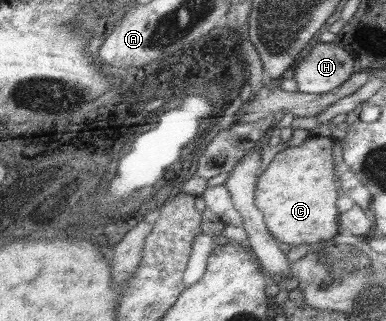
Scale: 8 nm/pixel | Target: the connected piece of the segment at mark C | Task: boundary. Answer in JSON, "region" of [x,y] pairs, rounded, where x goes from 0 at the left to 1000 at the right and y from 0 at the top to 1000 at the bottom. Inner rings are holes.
{"region":[[[803,424],[777,455],[741,458],[715,477],[689,526],[671,545],[658,598],[658,639],[679,664],[689,717],[720,754],[746,760],[751,773],[767,773],[777,760],[813,760],[850,751],[873,735],[878,670],[868,629],[881,607],[873,561],[876,533],[865,533],[858,461],[858,427]]]}

